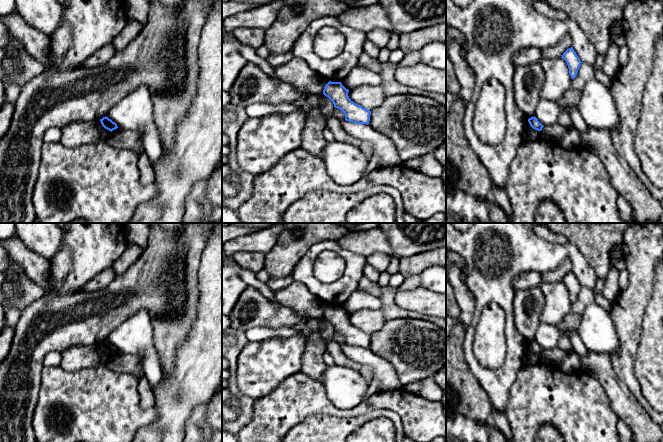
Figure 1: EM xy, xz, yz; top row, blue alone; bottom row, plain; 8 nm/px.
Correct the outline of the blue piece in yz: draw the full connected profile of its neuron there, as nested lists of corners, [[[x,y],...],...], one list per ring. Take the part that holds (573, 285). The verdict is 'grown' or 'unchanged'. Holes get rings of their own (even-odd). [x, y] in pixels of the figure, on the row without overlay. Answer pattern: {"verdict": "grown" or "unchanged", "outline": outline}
{"verdict": "unchanged", "outline": [[[573,271],[567,273],[562,281],[568,289],[569,297],[572,303],[574,303],[578,297],[579,291],[581,289],[581,284],[577,280],[576,276],[574,275]]]}

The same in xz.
{"verdict": "unchanged", "outline": [[[329,305],[323,314],[323,318],[334,328],[335,332],[340,333],[345,338],[345,344],[358,347],[369,348],[371,335],[355,328],[348,320],[349,314],[341,306]]]}

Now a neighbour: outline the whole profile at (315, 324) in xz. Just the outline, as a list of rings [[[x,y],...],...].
[[[324,318],[321,319],[307,319],[307,326],[314,331],[320,330],[324,322]]]

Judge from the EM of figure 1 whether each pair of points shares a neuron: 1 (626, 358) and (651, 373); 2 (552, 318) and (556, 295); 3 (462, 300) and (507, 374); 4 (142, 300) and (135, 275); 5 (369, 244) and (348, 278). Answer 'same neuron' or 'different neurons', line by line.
1: different neurons
2: same neuron
3: different neurons
4: same neuron
5: different neurons

